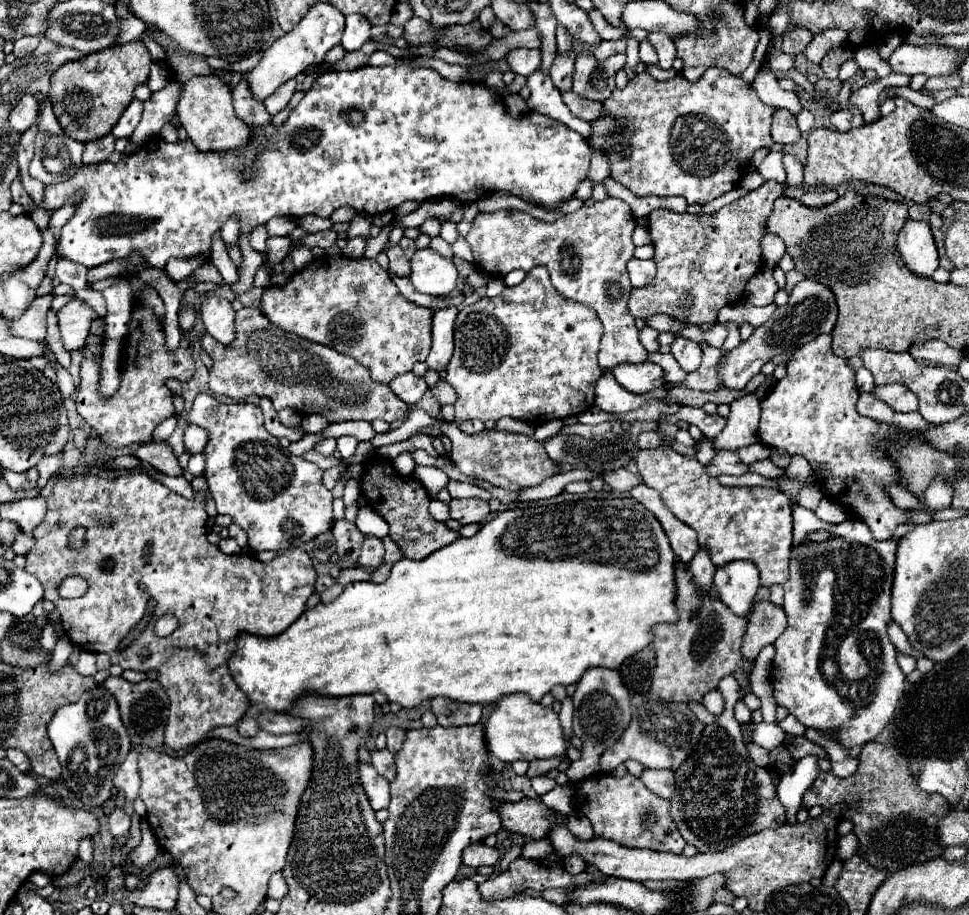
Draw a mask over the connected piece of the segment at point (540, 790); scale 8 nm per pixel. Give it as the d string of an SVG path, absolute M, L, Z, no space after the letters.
M536 776L536 778L532 778L532 788L536 790L538 796L550 792L554 786L556 786L556 780L552 780L548 776Z

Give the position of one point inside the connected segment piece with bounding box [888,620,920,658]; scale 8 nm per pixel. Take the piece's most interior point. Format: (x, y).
(896, 635)

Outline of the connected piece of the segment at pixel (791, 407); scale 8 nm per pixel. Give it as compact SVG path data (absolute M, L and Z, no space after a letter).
M820 334L812 342L804 344L800 350L794 352L794 356L786 364L788 374L774 384L774 388L768 392L768 396L760 402L762 416L760 416L760 426L758 426L758 436L760 440L778 450L786 450L788 454L802 454L812 468L828 468L830 476L824 482L824 492L828 496L842 496L842 504L848 506L858 520L868 524L872 530L872 536L876 540L888 540L892 536L894 528L898 524L906 522L904 510L896 508L888 494L884 492L886 482L898 482L898 472L892 460L886 454L880 454L872 448L872 444L878 438L888 438L896 434L902 428L876 422L872 418L864 418L856 412L856 400L858 400L858 390L854 384L854 368L846 364L844 358L836 356L832 350L832 336L830 334Z

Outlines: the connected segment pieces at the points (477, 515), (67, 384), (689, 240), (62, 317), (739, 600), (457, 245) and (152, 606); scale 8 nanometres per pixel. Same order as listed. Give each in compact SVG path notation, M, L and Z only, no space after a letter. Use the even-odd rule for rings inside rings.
M452 498L450 516L462 524L470 524L470 522L484 524L490 516L490 506L486 500L480 498Z
M60 364L56 366L56 374L58 374L58 388L62 392L62 396L68 396L74 390L74 382L72 376L68 374L68 370L64 370Z
M768 180L760 188L748 192L746 196L734 200L732 204L722 206L720 210L712 214L678 214L666 208L652 210L648 216L648 232L652 236L652 244L656 250L656 278L644 286L644 288L632 288L628 308L630 314L636 318L650 318L654 314L668 314L674 318L686 318L690 324L700 322L714 322L716 312L724 308L726 304L734 304L742 300L746 282L760 270L760 238L766 232L766 220L772 214L772 204L776 198L780 198L784 192L784 186ZM688 294L692 298L690 306L682 306L682 296Z
M74 296L64 308L60 308L58 324L60 324L64 348L68 352L82 348L88 338L88 332L90 332L88 328L96 320L102 320L102 318L94 312L94 308L88 302L84 302L78 296Z
M728 562L714 574L714 586L720 600L738 616L748 616L756 590L760 586L758 570L752 562Z
M458 238L454 244L452 244L452 250L454 250L454 256L462 258L462 260L468 260L468 262L474 262L474 256L470 252L470 246L464 238Z
M126 474L126 476L116 476L116 478L98 478L98 476L76 476L72 480L64 480L60 478L58 484L54 486L54 492L52 496L48 498L48 512L46 512L46 518L44 522L34 530L34 538L36 538L36 546L28 552L26 556L26 570L30 574L34 574L36 578L40 578L42 586L44 586L44 598L46 600L52 600L56 604L56 608L60 610L60 616L62 616L62 628L66 632L66 636L78 644L80 648L88 650L88 652L106 652L112 660L112 664L120 664L124 670L130 668L130 670L138 670L138 672L146 672L146 670L158 670L160 674L160 682L170 698L170 718L168 718L168 724L166 724L166 744L170 748L184 748L184 746L194 746L194 744L200 744L206 734L214 728L214 726L234 726L242 714L246 712L248 708L248 700L246 696L238 690L236 682L232 680L232 676L228 674L228 666L226 666L226 660L232 656L236 644L234 644L234 638L240 634L240 632L248 632L248 634L256 634L256 636L264 636L264 632L274 632L274 634L280 634L284 632L296 618L298 614L302 614L306 610L306 600L310 598L310 594L314 592L314 584L316 584L316 570L314 570L314 564L310 560L310 556L300 550L300 548L290 548L282 554L278 554L272 562L258 562L256 558L252 556L246 556L246 554L224 554L220 552L218 546L212 546L208 540L206 540L206 524L208 520L208 514L204 510L204 500L202 496L194 496L192 500L186 500L182 498L180 494L172 492L170 488L166 488L164 484L160 484L158 480L150 478L148 474ZM76 526L84 526L88 532L86 532L86 540L88 540L88 546L86 550L82 552L72 552L68 550L68 532ZM66 576L82 576L86 582L88 582L88 590L82 598L70 598L70 600L64 600L64 598L58 598L58 588L60 588L60 582L66 578ZM160 614L174 614L178 618L178 628L170 634L170 636L156 636L154 634L154 624L156 620L160 618ZM142 650L148 650L148 658L142 658L140 652Z

